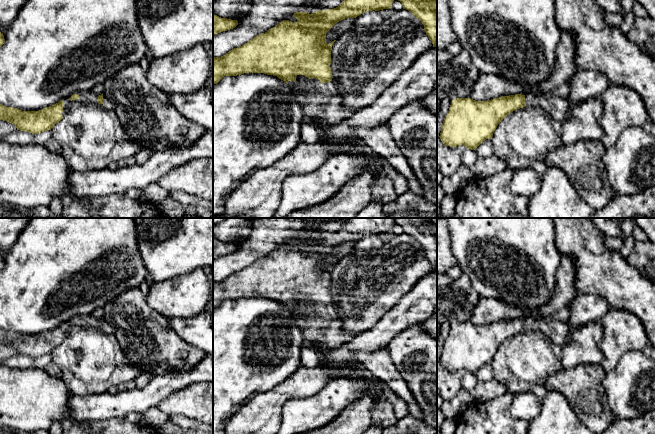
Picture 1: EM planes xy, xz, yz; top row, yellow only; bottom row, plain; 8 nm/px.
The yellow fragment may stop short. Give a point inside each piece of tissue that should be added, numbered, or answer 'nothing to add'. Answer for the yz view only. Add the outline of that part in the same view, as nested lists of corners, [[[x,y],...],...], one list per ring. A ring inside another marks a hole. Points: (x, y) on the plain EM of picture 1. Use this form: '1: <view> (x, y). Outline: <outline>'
1: yz (557, 331). Outline: [[[528,317],[525,319],[526,331],[538,331],[548,338],[553,344],[563,347],[568,342],[572,330],[567,322],[560,320],[546,321]]]

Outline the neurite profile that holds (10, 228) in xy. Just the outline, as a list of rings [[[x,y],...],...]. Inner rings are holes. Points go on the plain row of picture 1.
[[[0,218],[0,250],[9,250],[32,218]]]

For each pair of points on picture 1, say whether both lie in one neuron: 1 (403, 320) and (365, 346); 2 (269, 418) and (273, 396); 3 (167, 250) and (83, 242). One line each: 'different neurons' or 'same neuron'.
1: same neuron
2: same neuron
3: different neurons

